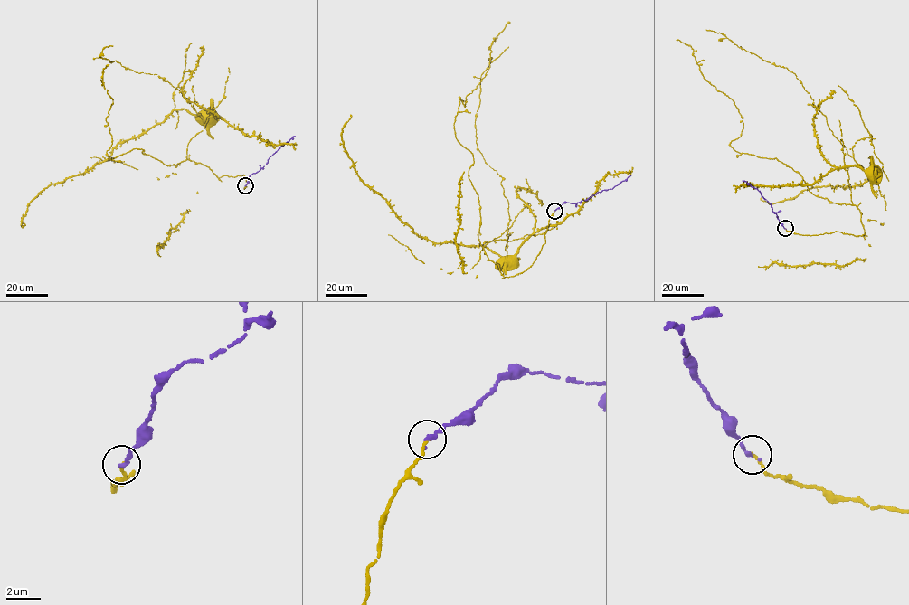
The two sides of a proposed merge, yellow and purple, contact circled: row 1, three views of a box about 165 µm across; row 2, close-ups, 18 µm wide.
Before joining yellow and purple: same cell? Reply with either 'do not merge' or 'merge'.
merge

